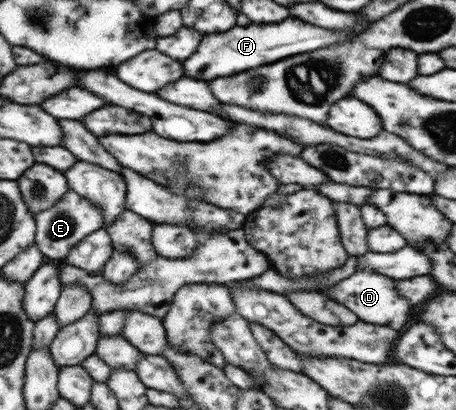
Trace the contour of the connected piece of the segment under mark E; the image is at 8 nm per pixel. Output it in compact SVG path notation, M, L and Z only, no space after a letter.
M74 190L67 191L50 209L38 212L36 220L37 238L34 240L35 245L44 256L47 256L51 261L60 263L83 240L84 236L104 228L104 212Z

